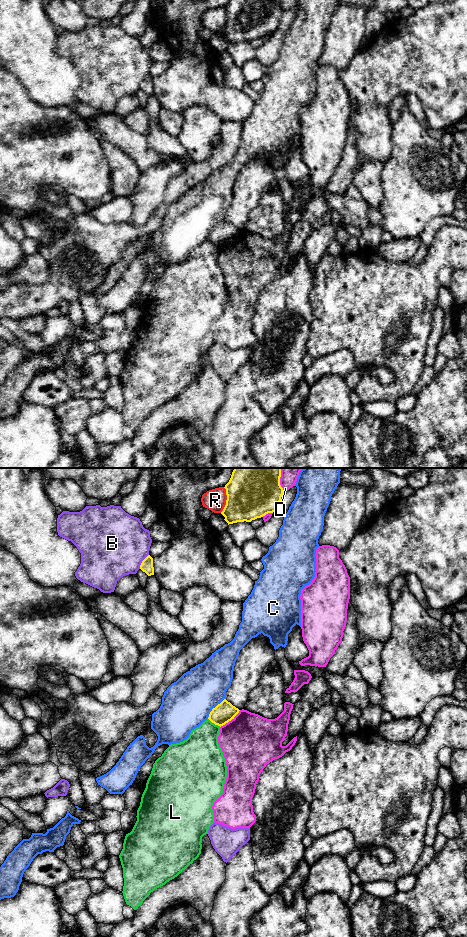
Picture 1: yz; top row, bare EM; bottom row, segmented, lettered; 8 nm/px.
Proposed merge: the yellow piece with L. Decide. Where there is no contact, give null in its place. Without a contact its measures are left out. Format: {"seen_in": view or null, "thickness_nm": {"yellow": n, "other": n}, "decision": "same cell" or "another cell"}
{"seen_in": "yz", "thickness_nm": {"yellow": 160, "other": 300}, "decision": "another cell"}

